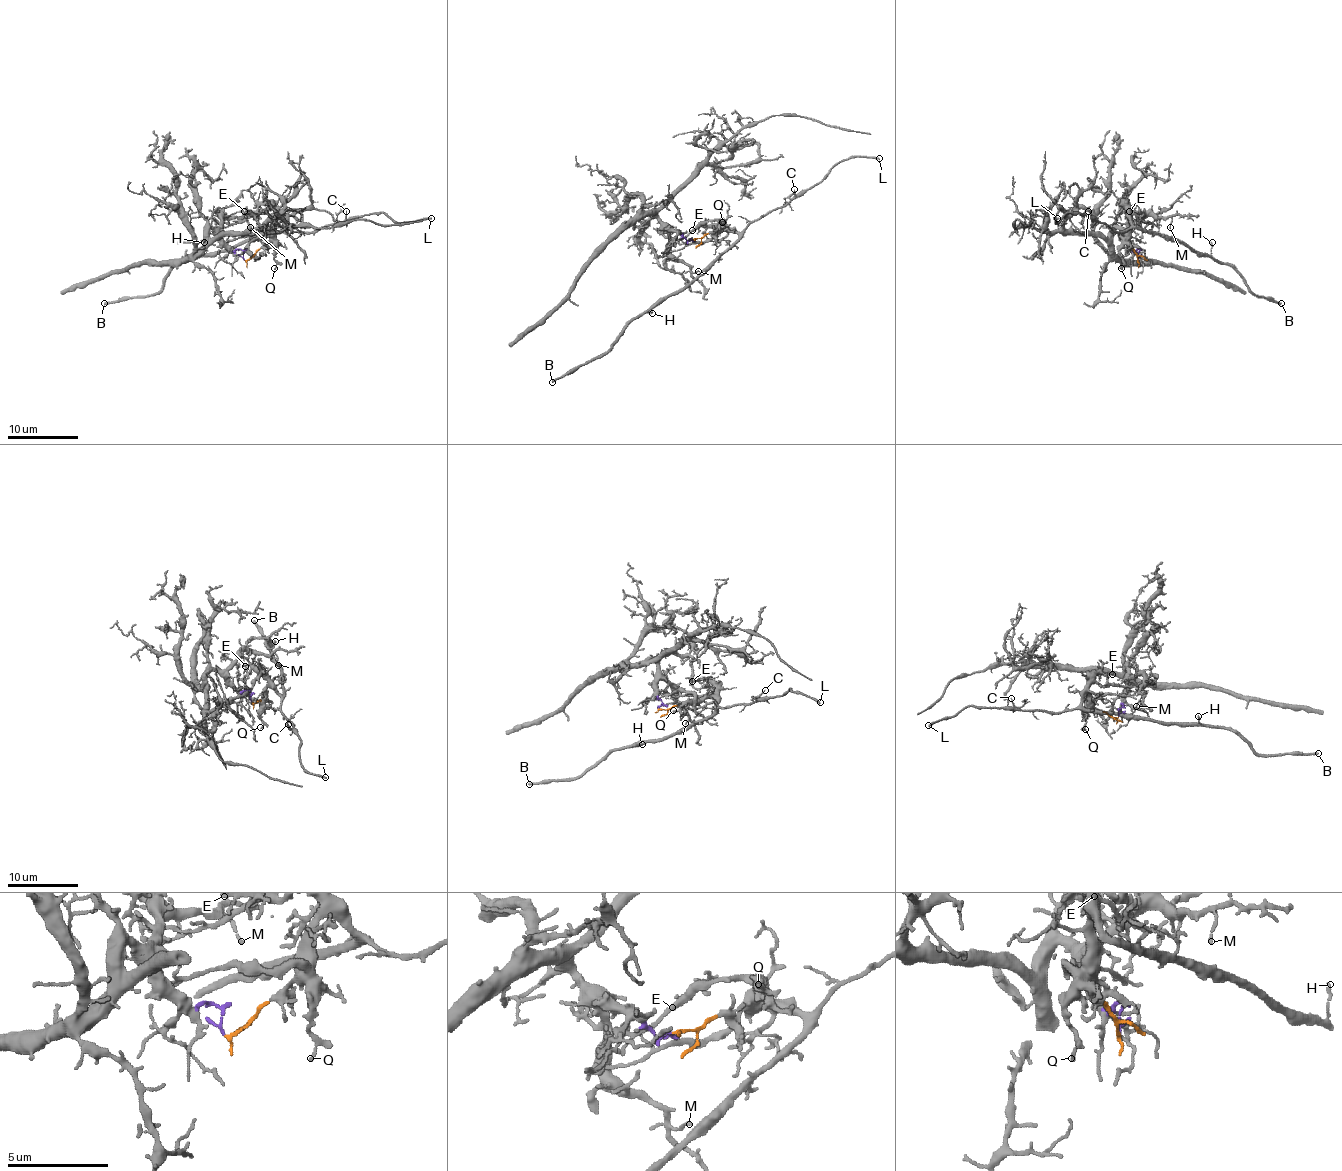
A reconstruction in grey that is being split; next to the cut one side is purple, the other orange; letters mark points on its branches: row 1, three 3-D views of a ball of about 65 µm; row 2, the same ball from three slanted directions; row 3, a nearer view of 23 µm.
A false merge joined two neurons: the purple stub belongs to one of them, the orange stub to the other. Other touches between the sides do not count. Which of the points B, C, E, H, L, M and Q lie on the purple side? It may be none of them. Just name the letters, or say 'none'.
M

